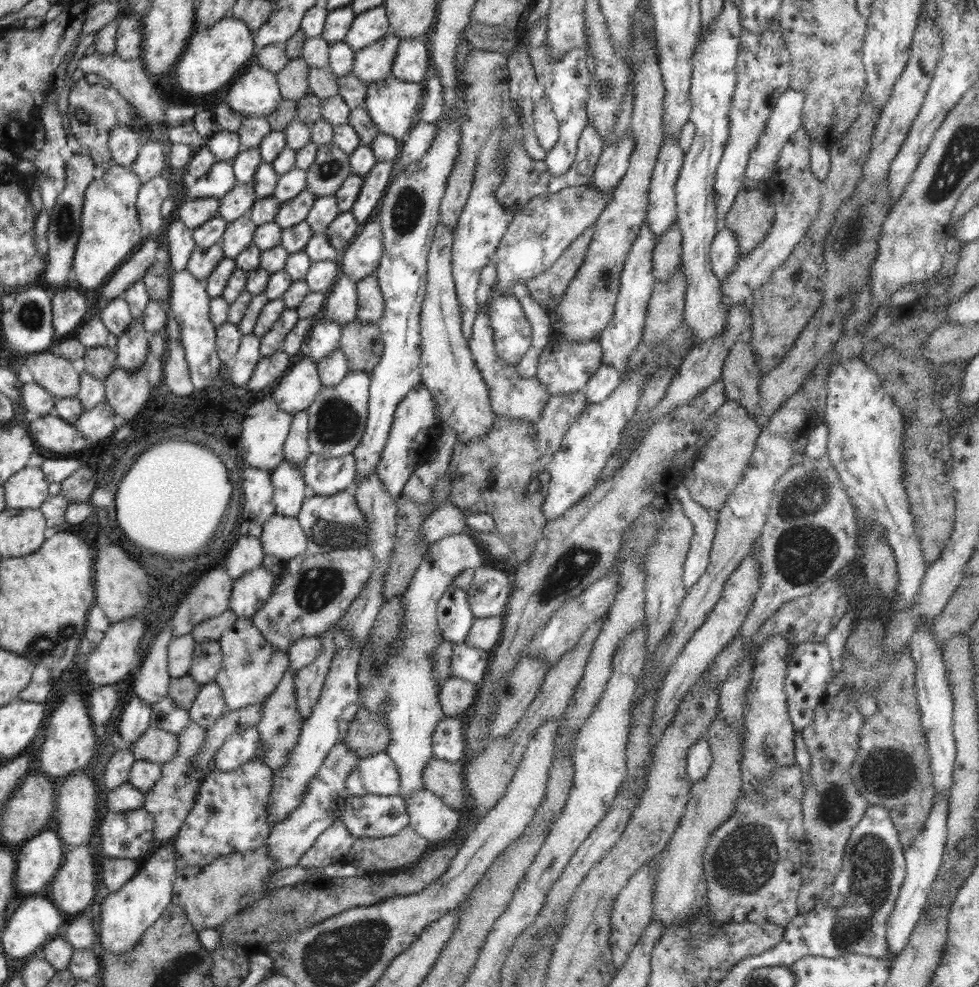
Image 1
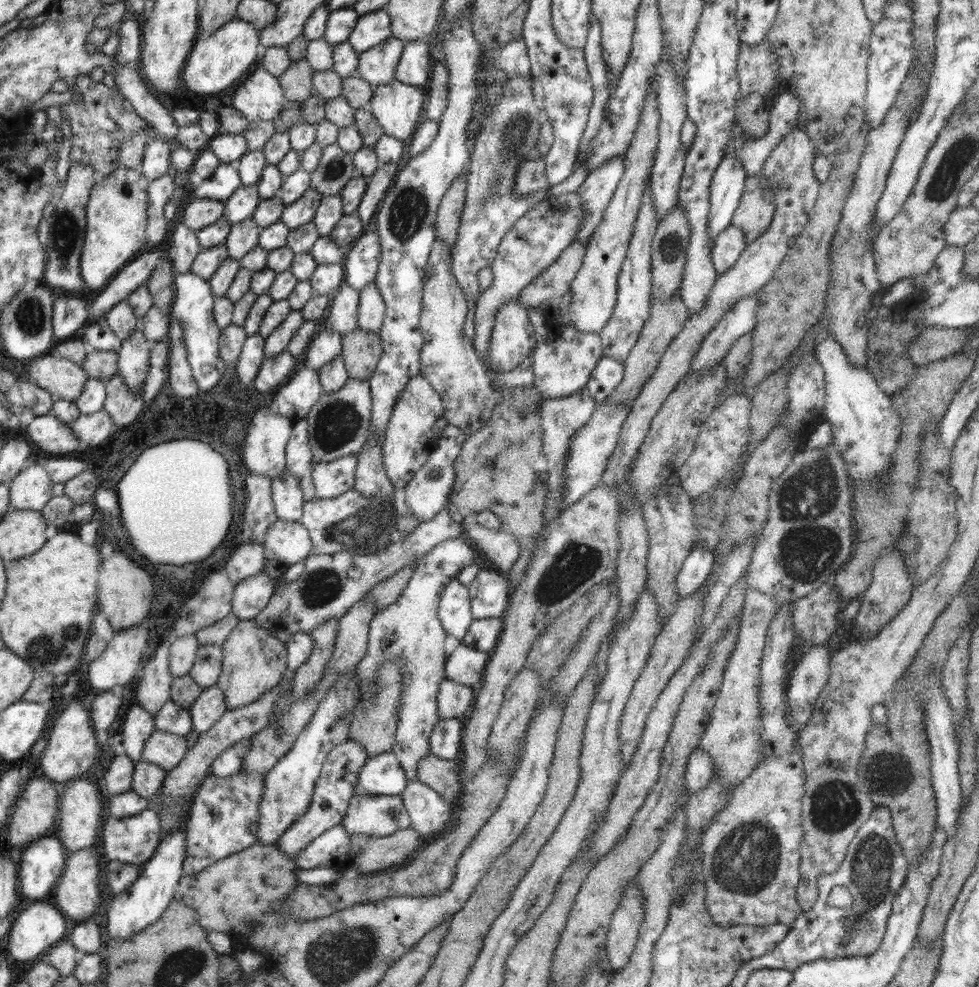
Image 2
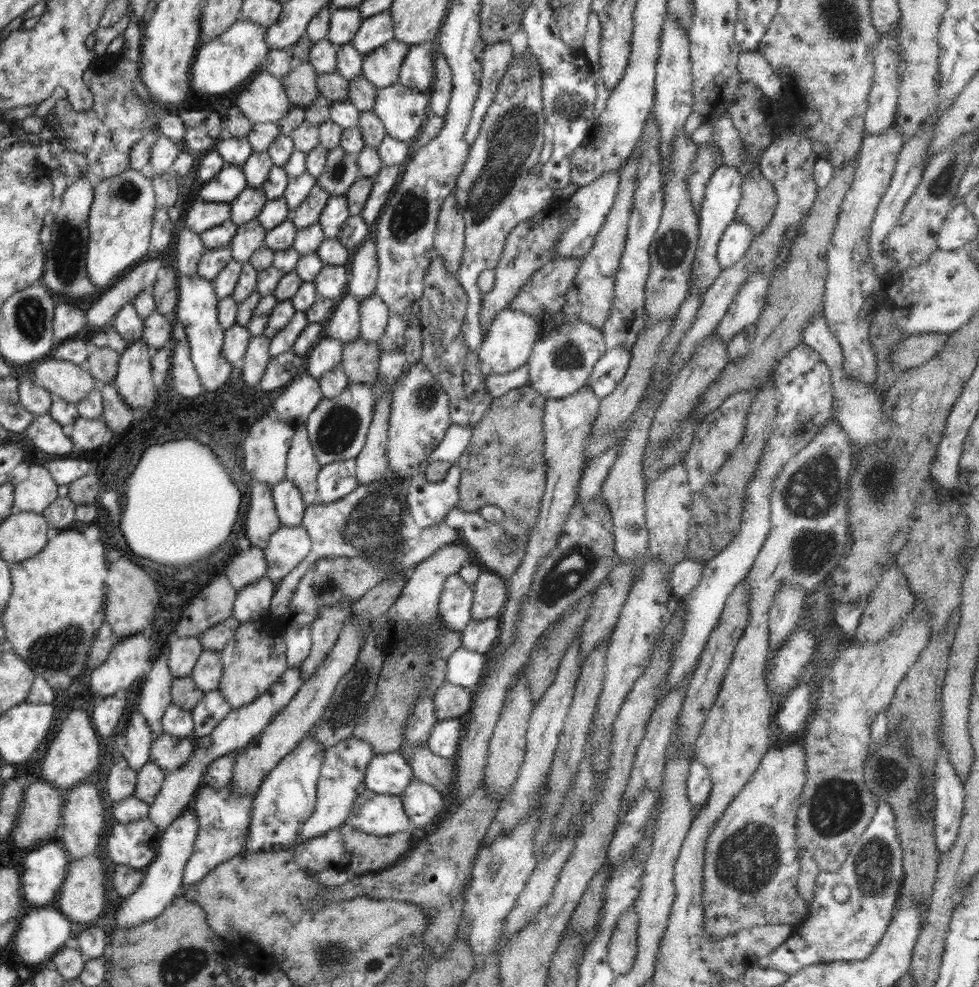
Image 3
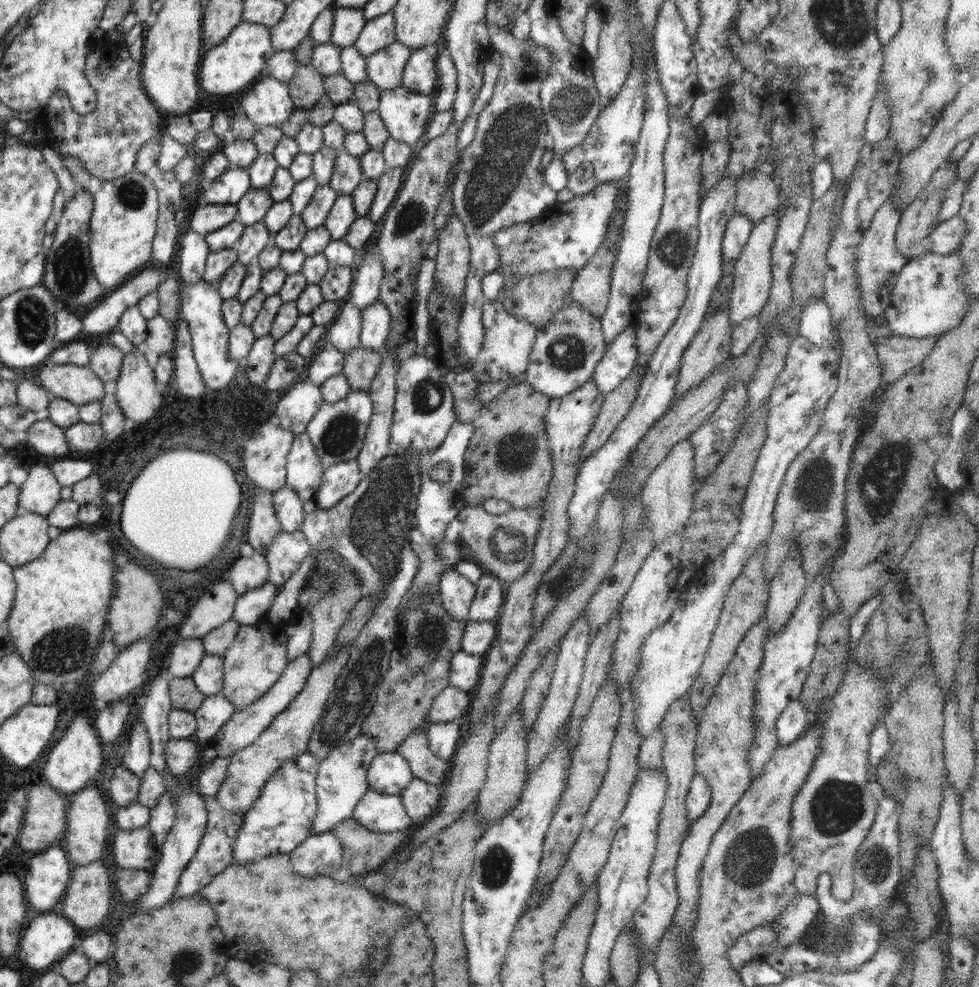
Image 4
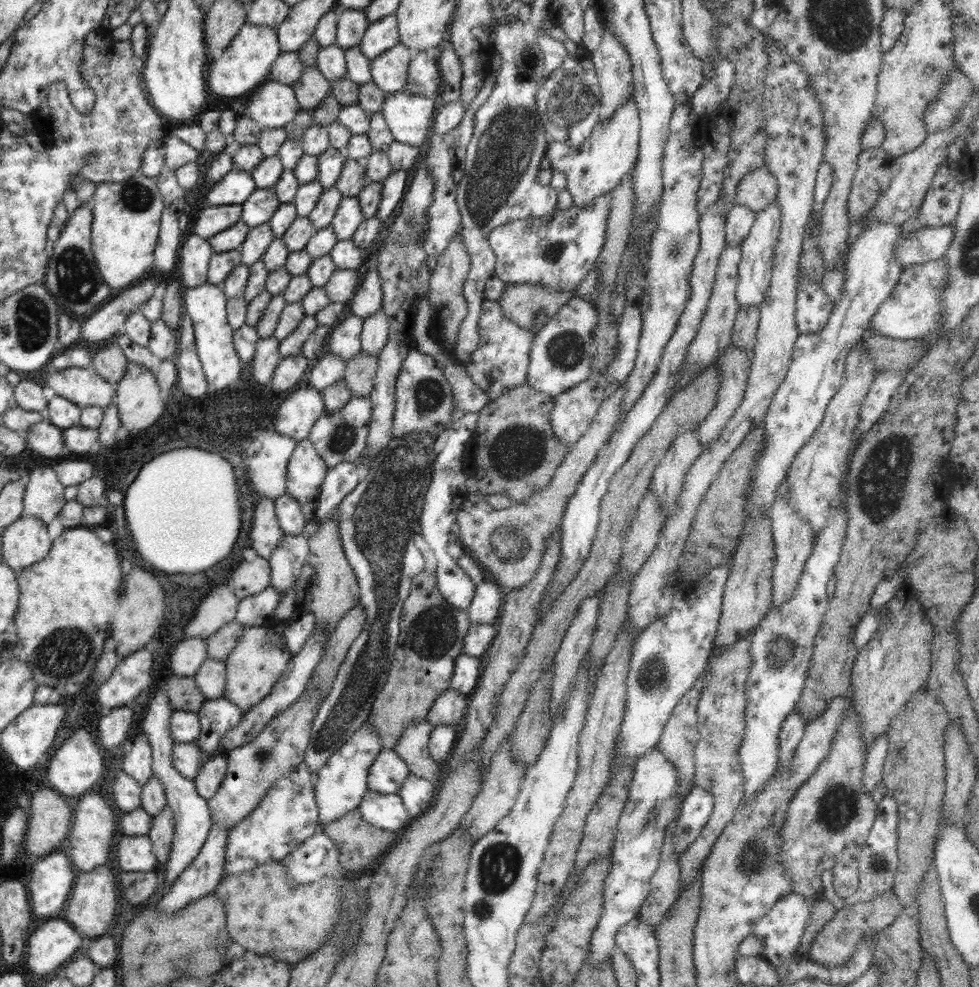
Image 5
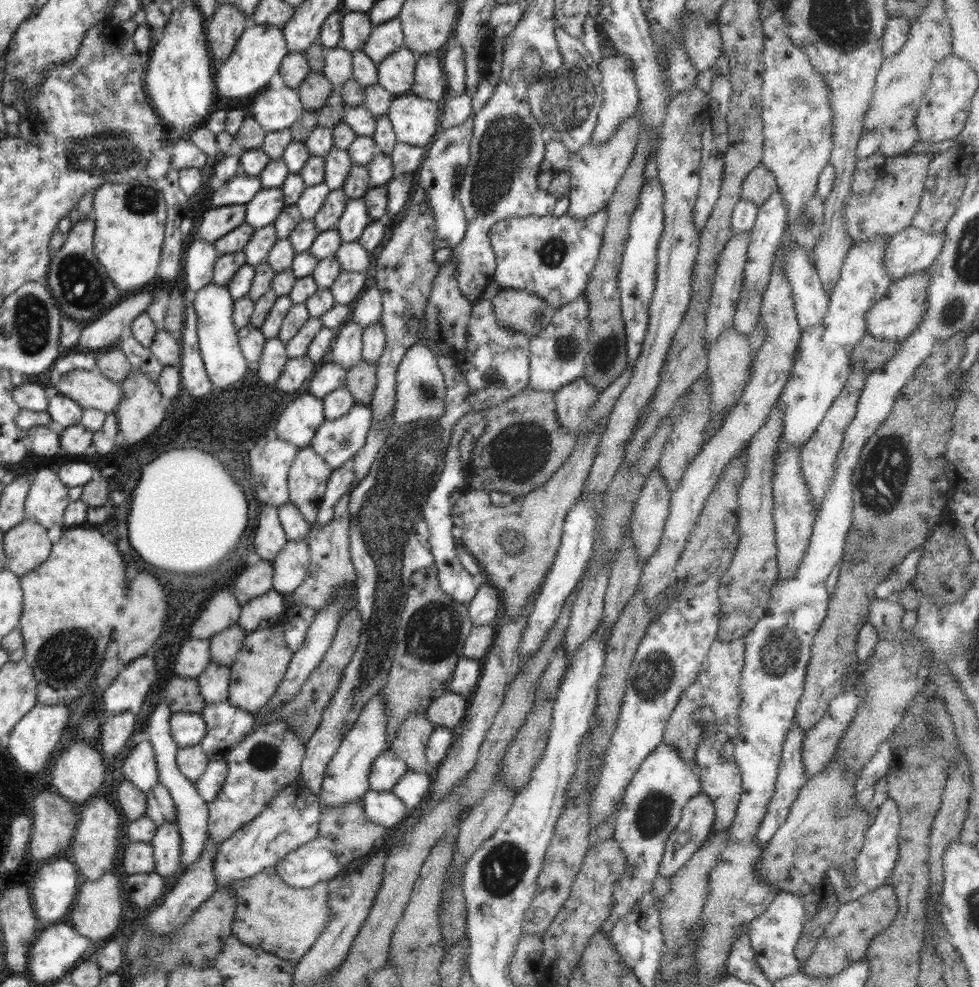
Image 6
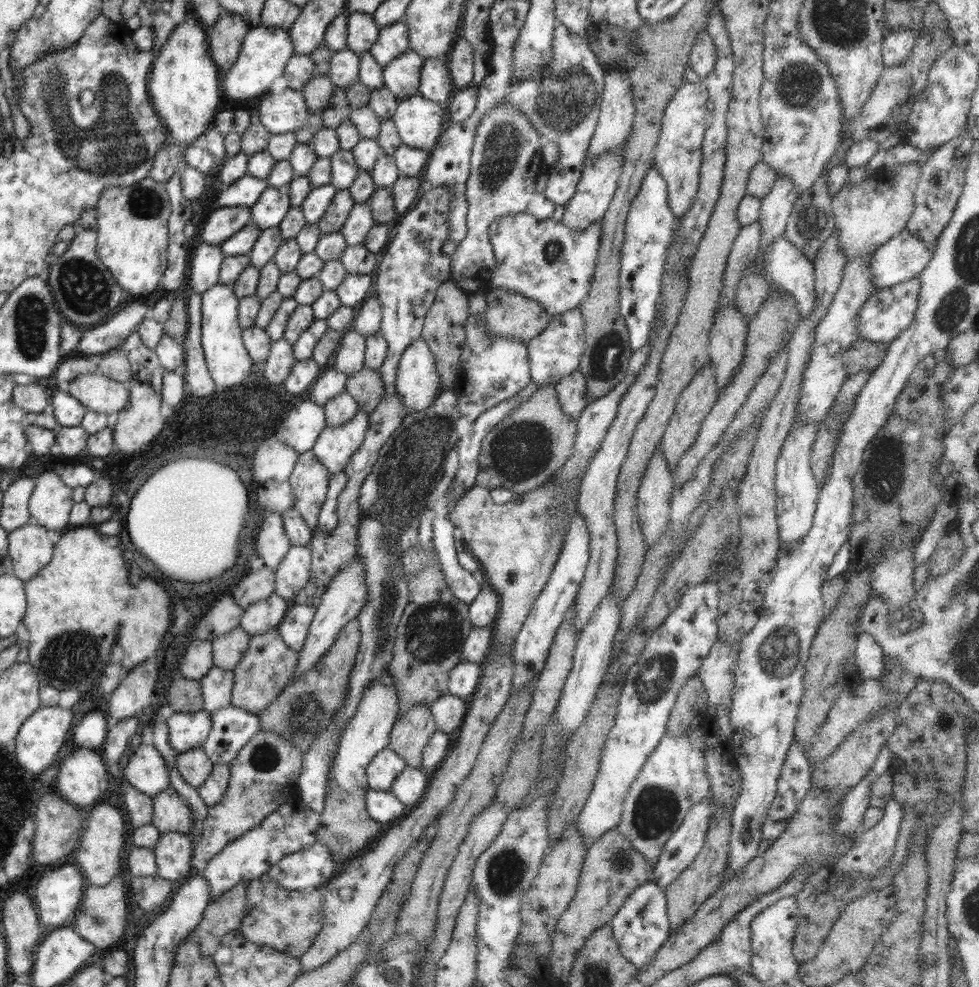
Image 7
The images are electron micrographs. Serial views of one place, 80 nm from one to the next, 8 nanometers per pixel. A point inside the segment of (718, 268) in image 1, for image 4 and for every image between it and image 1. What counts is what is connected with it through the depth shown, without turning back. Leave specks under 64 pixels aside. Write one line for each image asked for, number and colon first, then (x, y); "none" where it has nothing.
2: (728, 246)
3: (737, 238)
4: (738, 229)

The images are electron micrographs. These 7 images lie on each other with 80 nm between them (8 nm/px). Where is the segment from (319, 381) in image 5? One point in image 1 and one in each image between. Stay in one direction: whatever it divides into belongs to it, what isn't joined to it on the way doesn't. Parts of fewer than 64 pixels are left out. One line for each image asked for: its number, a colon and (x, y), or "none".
1: (325, 335)
2: (325, 345)
3: (328, 353)
4: (327, 361)

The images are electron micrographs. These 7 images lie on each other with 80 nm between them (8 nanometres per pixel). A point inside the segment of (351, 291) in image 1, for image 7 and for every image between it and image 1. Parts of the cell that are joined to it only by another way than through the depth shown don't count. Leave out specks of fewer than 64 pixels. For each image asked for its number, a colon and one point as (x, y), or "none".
2: (342, 317)
3: (343, 324)
4: (344, 332)
5: (344, 341)
6: (346, 349)
7: (350, 355)

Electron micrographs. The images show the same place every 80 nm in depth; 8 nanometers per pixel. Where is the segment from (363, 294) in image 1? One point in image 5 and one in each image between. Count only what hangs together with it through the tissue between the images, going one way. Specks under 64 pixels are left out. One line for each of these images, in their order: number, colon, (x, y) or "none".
2: (371, 312)
3: (374, 313)
4: (375, 320)
5: (374, 335)

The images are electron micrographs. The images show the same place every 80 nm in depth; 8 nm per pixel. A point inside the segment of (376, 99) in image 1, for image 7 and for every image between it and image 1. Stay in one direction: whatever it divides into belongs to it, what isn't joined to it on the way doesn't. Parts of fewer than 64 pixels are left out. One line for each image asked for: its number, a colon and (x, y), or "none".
2: (397, 106)
3: (403, 111)
4: (406, 114)
5: (409, 117)
6: (415, 120)
7: (418, 121)

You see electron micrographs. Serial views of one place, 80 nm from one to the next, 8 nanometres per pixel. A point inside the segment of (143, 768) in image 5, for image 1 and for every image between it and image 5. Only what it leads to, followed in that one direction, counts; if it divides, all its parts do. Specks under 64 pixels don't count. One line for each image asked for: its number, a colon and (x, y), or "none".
1: (135, 719)
2: (138, 726)
3: (139, 737)
4: (137, 759)

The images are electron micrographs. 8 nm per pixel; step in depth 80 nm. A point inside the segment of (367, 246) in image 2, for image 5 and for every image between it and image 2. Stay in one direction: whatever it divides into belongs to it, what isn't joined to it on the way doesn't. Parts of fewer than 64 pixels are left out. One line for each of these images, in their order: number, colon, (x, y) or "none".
3: (364, 269)
4: (368, 277)
5: (368, 298)

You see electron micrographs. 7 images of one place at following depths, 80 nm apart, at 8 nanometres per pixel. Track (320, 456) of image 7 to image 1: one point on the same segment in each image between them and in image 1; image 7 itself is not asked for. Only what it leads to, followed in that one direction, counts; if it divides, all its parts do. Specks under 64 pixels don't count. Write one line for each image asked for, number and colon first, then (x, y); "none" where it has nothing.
1: (337, 418)
2: (338, 424)
3: (337, 428)
4: (337, 431)
5: (339, 437)
6: (336, 441)

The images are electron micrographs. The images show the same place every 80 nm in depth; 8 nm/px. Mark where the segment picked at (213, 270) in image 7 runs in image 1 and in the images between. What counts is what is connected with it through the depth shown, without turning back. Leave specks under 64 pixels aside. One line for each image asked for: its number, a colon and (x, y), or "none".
1: (178, 240)
2: (185, 246)
3: (189, 247)
4: (192, 254)
5: (194, 256)
6: (199, 258)

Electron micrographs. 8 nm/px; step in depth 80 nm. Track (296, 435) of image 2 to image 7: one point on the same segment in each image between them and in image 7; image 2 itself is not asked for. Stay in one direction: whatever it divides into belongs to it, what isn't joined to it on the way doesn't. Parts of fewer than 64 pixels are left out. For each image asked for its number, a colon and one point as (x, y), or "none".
3: (302, 468)
4: (304, 468)
5: (306, 470)
6: (308, 474)
7: (309, 480)

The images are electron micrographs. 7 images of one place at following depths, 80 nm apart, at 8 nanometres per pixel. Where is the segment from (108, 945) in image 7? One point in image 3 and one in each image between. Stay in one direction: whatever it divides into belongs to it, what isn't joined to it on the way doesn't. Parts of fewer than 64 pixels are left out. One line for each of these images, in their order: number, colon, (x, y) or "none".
3: (81, 896)
4: (85, 903)
5: (91, 904)
6: (95, 912)

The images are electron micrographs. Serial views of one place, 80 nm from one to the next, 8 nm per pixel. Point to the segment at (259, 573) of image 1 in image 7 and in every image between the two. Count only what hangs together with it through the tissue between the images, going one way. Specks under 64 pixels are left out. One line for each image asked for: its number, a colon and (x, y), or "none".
2: (251, 595)
3: (253, 601)
4: (252, 606)
5: (252, 610)
6: (259, 613)
7: (264, 615)

